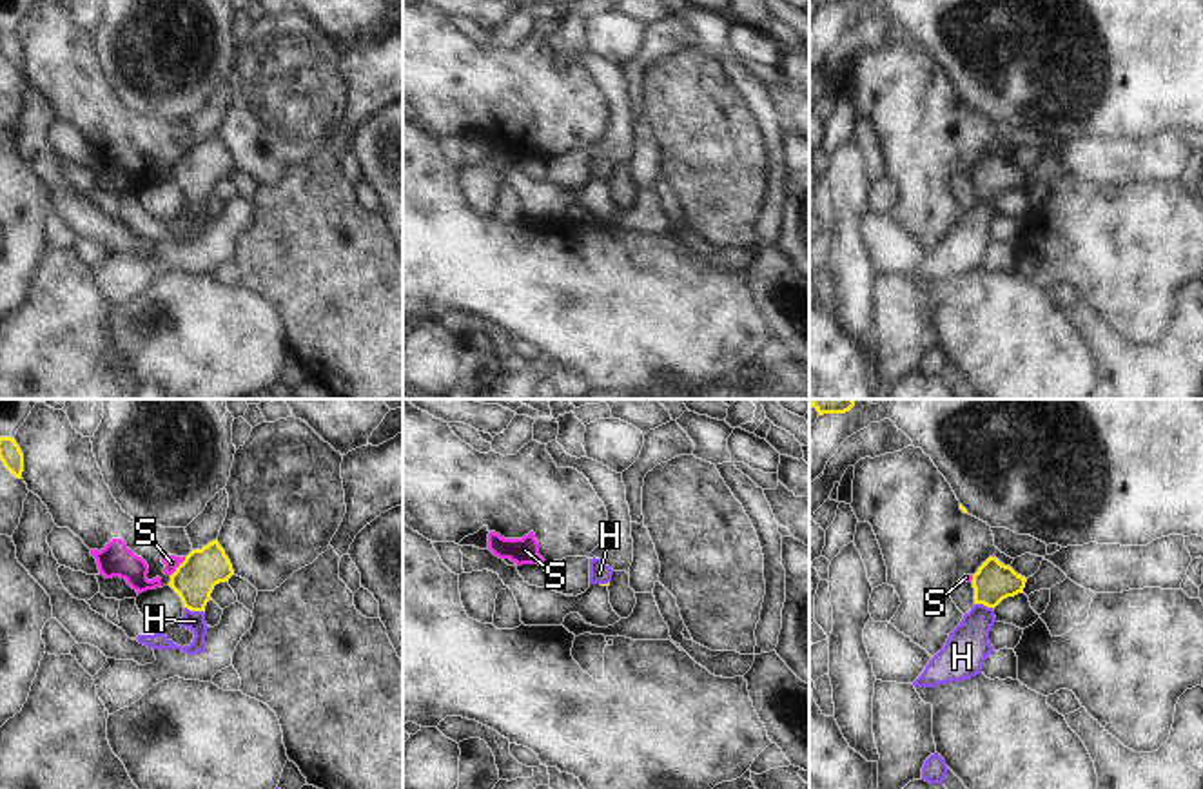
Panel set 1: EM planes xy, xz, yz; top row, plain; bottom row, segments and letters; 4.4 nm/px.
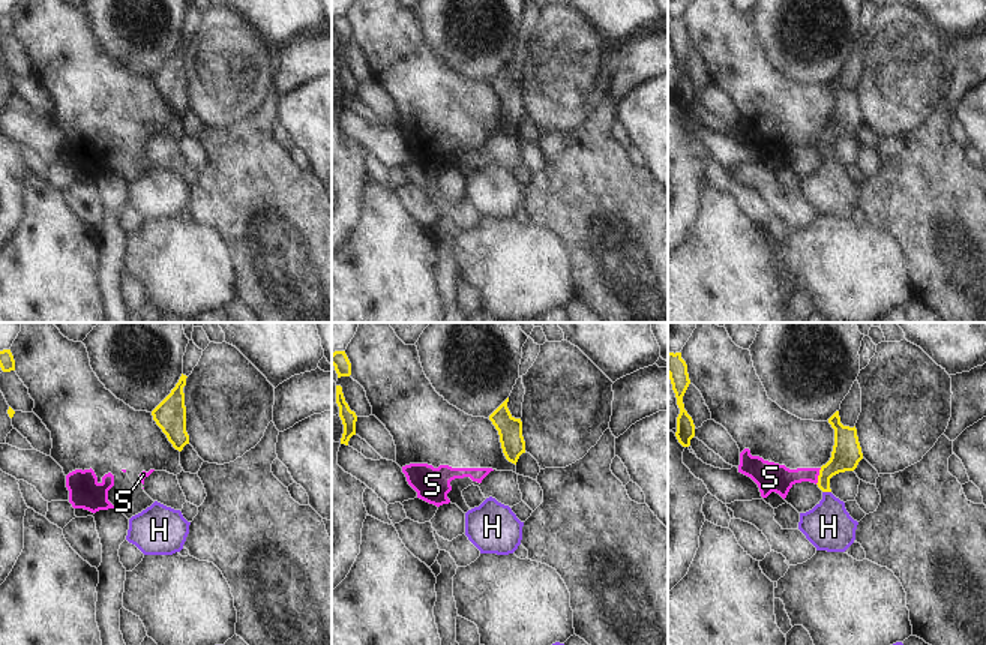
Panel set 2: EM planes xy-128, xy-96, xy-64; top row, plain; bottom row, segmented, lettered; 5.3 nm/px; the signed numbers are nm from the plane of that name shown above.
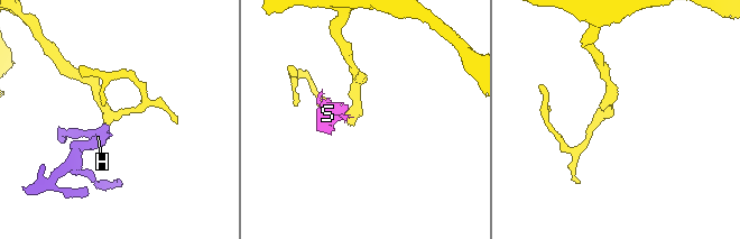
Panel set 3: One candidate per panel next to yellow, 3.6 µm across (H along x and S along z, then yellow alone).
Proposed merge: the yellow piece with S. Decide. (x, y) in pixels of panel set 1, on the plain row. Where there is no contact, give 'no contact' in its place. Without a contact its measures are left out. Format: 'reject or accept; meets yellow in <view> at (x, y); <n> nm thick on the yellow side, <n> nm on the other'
reject; meets yellow in xy at (178, 160); 190 nm thick on the yellow side, 70 nm on the other

